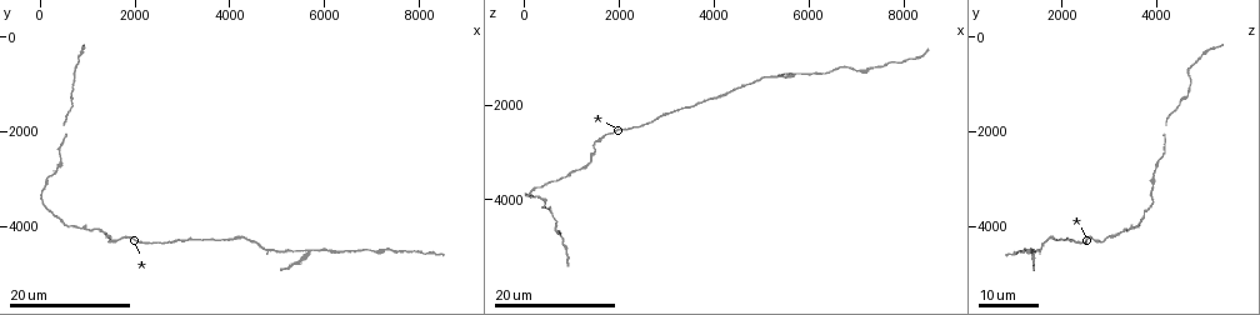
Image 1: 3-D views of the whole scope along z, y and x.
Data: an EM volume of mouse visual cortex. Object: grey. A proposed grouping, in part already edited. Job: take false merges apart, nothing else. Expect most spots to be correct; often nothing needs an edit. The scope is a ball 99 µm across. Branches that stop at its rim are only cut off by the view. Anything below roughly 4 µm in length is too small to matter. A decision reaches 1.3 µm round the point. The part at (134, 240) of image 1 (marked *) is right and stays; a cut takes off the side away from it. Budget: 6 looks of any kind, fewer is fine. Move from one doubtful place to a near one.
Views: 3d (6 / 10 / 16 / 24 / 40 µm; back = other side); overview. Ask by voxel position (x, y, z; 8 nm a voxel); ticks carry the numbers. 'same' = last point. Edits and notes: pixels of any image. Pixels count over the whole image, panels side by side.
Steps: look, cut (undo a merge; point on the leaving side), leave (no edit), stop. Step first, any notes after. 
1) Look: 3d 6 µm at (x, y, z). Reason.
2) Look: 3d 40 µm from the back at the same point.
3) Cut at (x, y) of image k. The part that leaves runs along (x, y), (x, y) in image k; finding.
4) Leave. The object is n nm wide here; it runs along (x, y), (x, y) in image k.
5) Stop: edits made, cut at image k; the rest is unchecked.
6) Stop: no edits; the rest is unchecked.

Look: 3d 16 µm at (1500, 4250, 2750). Calibre changes.

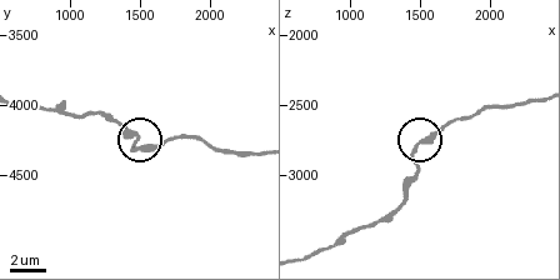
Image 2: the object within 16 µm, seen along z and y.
Look: 3d 6 µm at (1540, 4300, 2760).

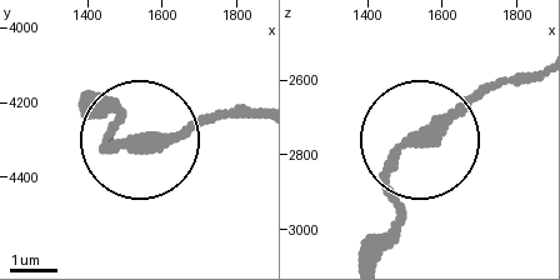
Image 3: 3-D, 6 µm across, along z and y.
Leave. The object is 280 nm wide here; it runs along (251, 114), (116, 145), (113, 118), (96, 114) in image 3; one cell here.

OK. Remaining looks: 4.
Look: 3d 24 µm at (5600, 4600, 1350). A fork.

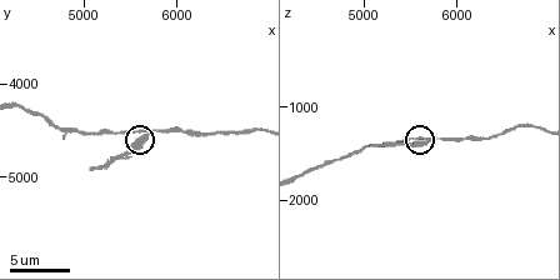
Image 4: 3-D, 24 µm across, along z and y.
Look: 3d 10 µm at (5650, 4550, 1400).

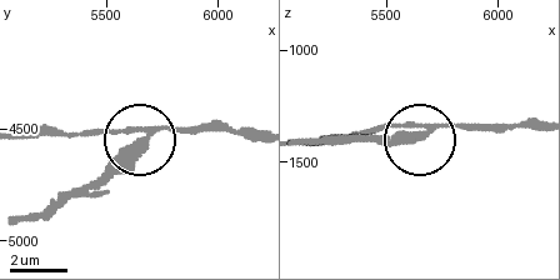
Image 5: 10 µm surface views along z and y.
Cut at (126, 170) of image 5. The side arm is 5 µm long; the part that leaves runs along (144, 135), (96, 175), (24, 216) in image 5; a second cell is stuck on.

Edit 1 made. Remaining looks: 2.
Stop: edits made, cut at image 5; the rest is unchecked.

